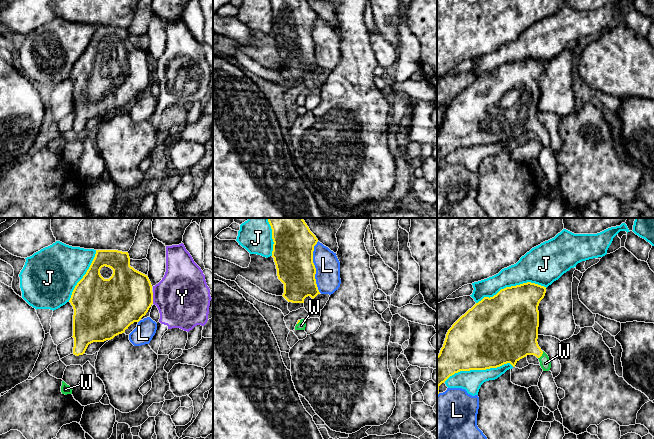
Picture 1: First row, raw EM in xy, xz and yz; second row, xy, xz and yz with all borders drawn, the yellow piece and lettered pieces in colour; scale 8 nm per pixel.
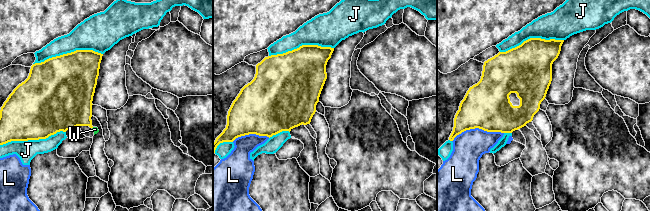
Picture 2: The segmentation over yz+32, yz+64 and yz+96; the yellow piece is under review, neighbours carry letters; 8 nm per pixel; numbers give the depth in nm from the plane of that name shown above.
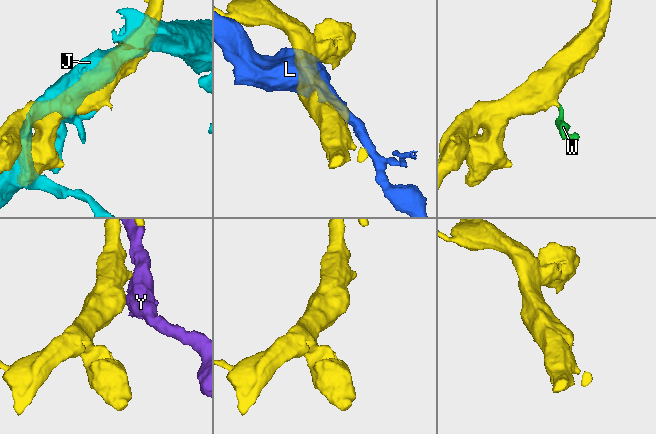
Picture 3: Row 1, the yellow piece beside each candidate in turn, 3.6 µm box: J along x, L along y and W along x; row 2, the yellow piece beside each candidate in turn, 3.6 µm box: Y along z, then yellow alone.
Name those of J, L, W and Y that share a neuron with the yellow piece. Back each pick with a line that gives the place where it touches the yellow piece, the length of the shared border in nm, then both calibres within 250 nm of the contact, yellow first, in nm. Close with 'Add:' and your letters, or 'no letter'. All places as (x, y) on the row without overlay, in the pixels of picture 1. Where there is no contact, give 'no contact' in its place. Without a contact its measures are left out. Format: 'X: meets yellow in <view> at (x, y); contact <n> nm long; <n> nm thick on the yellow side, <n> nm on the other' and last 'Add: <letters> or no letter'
W: meets yellow in yz at (541, 131); contact 80 nm long; 340 nm thick on the yellow side, 90 nm on the other
Add: W

